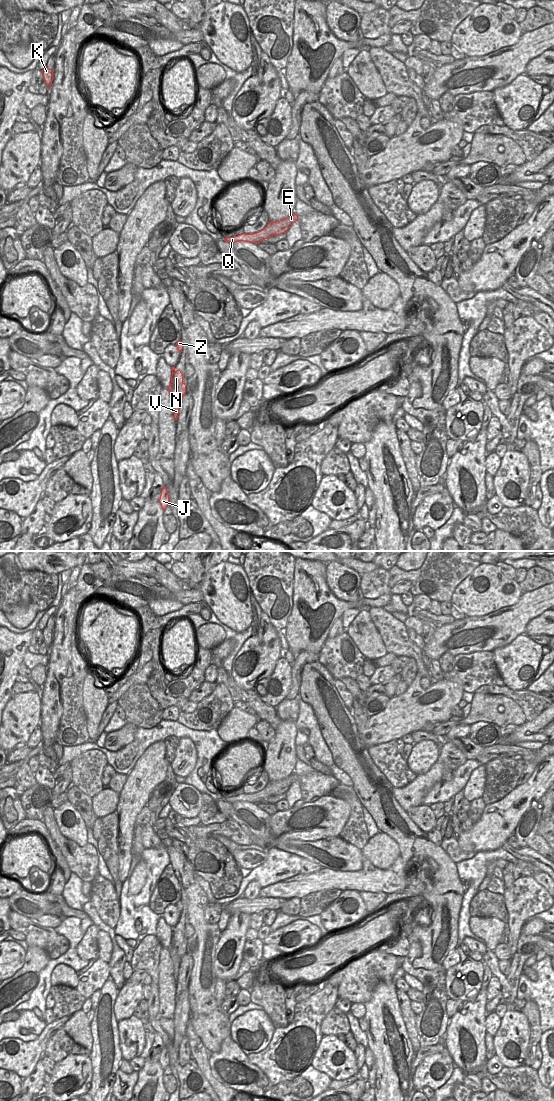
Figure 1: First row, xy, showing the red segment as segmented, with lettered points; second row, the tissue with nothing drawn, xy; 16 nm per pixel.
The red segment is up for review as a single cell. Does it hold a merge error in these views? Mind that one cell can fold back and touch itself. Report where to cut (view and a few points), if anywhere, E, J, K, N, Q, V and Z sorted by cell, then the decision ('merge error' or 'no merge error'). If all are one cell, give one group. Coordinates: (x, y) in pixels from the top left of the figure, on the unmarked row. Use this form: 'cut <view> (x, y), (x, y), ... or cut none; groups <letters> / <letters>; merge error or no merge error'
cut xy (169, 948), (173, 948), (182, 957); groups E K Q V Z / J N; merge error

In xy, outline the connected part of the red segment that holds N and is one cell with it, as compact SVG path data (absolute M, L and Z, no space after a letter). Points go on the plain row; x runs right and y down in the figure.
M174 929L172 931L171 943L167 948L168 951L170 951L171 948L174 948L177 951L179 957L183 958L183 955L186 953L186 945L183 942L183 934L180 930L176 931Z

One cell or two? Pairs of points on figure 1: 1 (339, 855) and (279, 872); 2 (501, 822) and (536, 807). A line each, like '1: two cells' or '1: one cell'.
1: two cells
2: two cells

